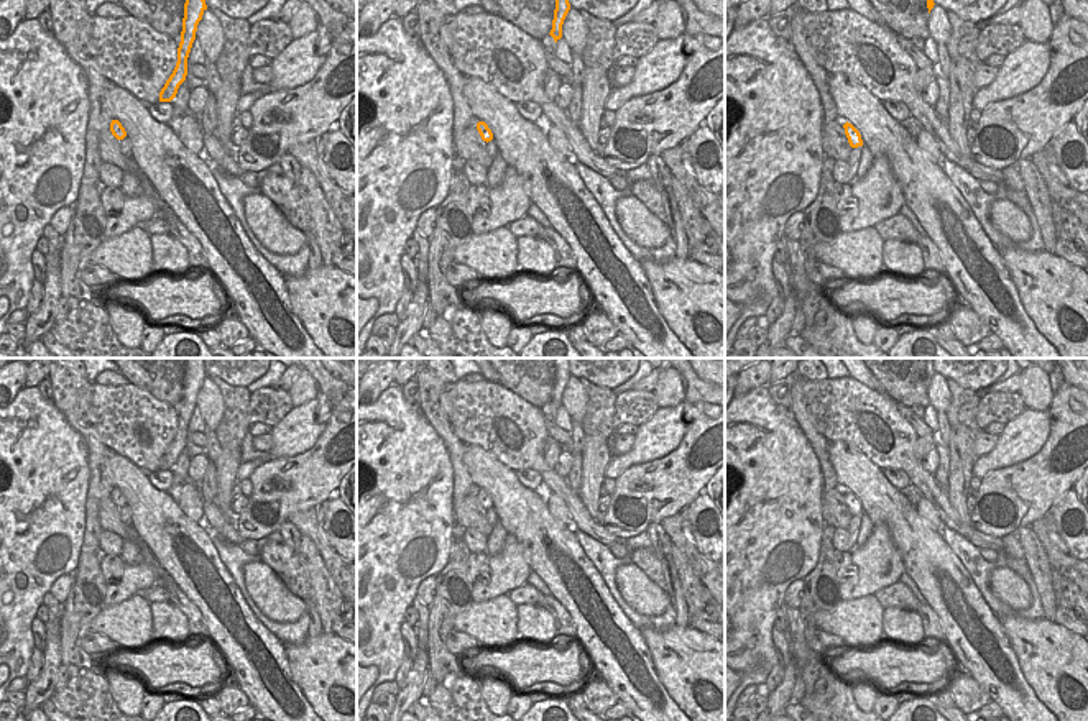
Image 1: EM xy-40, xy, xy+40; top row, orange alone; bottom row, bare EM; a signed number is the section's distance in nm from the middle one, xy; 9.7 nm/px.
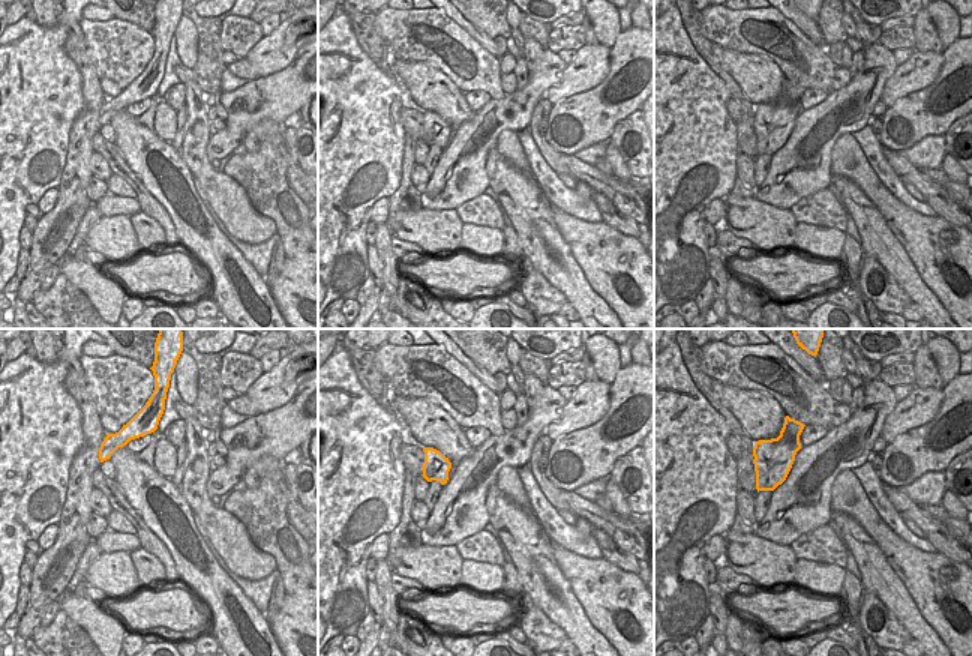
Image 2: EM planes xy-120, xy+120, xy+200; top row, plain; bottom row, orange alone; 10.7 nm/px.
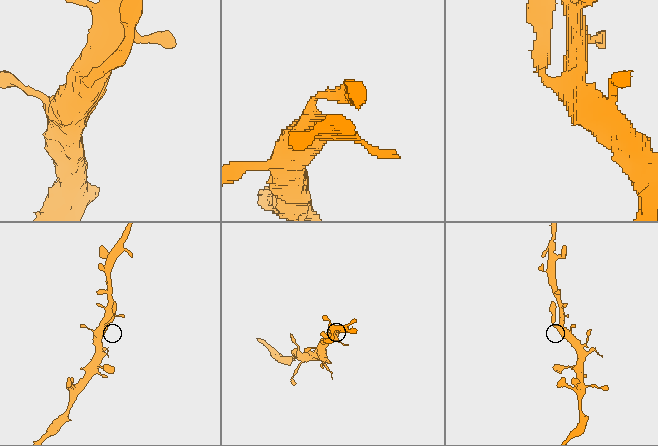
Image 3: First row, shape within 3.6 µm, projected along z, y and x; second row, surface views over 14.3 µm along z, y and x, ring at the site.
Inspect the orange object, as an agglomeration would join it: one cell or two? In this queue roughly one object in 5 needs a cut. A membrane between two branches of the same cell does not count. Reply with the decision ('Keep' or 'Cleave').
Keep

